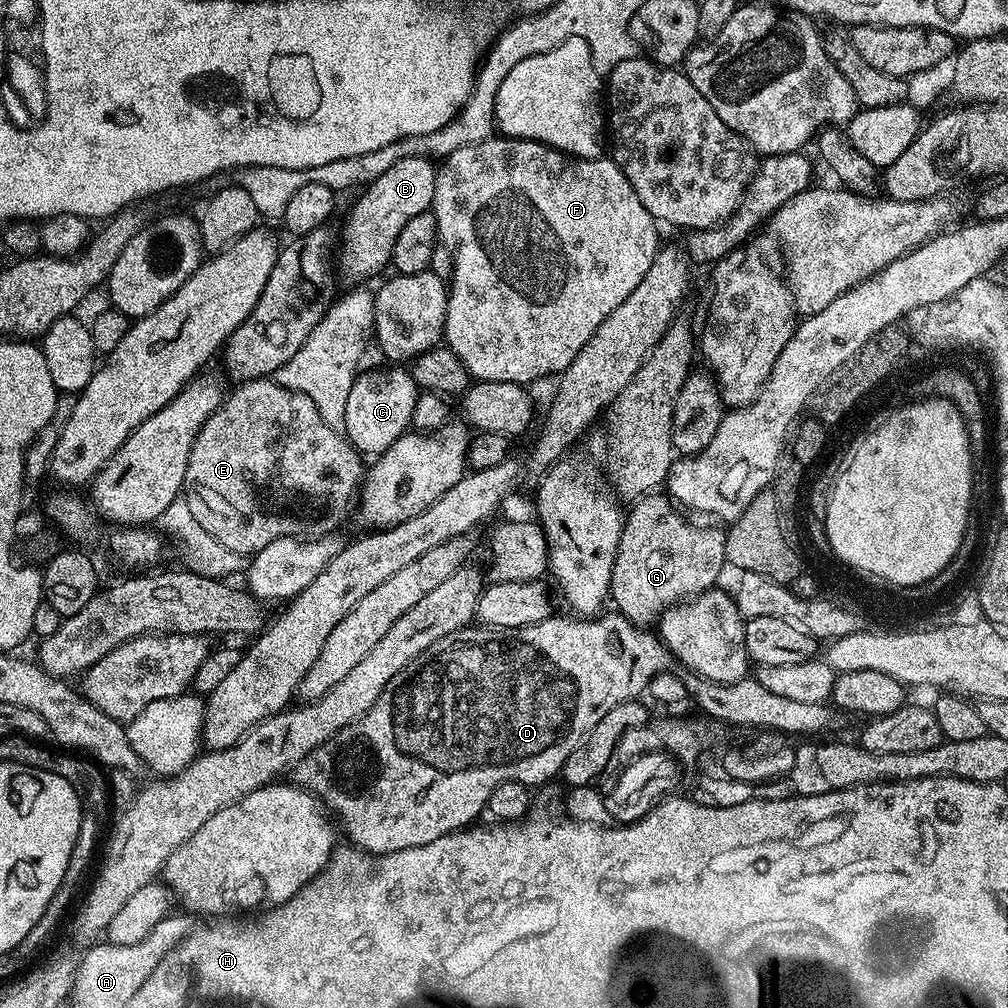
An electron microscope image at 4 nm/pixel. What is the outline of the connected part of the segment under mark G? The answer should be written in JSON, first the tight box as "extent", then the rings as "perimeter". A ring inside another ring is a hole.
{"extent":[610,494,726,625],"perimeter":[[[645,494],[627,509],[610,600],[616,603],[615,611],[632,624],[643,625],[647,616],[655,617],[671,605],[702,595],[719,581],[720,571],[726,568],[725,529],[695,528],[683,514],[664,494]]]}

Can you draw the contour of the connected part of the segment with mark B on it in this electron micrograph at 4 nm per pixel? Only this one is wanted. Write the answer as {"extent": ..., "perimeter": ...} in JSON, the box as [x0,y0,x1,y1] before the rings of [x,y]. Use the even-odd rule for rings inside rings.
{"extent":[338,156,437,282],"perimeter":[[[427,156],[402,158],[386,170],[378,179],[363,189],[356,205],[344,220],[344,229],[338,232],[338,260],[340,268],[352,282],[364,282],[367,276],[389,267],[394,242],[402,232],[402,226],[414,218],[414,214],[429,211],[434,198],[437,165]]]}

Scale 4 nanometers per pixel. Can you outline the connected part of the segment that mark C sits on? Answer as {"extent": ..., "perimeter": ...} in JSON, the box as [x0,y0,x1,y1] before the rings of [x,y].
{"extent":[343,366,420,456],"perimeter":[[[402,366],[384,367],[388,368],[357,373],[346,398],[343,433],[356,450],[366,456],[380,455],[409,431],[420,393],[409,369]]]}

